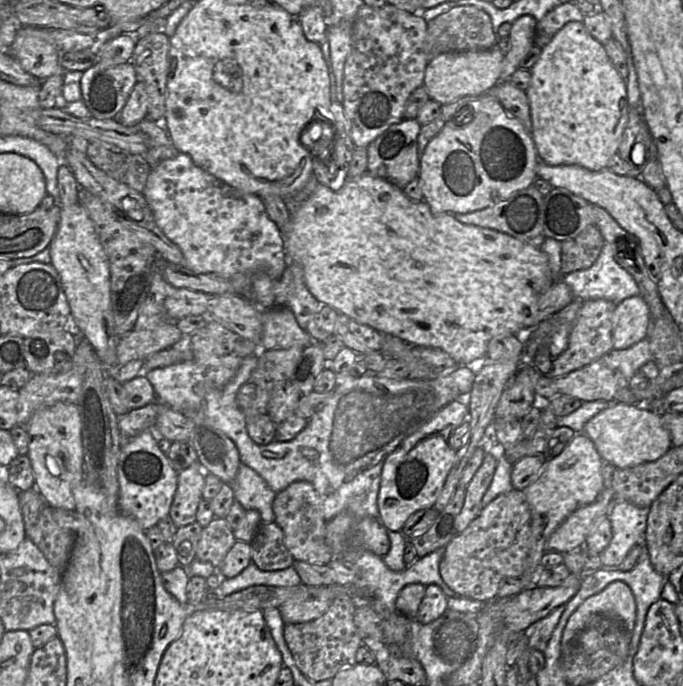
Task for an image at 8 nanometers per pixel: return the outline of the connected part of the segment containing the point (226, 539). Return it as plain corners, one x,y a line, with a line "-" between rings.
214,518
201,532
195,559
219,568
236,541
226,518

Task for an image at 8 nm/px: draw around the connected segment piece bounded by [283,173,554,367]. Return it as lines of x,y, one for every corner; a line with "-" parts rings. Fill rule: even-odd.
368,173
356,179
347,179
342,189
337,192
318,184
313,194
291,214
283,234
289,262
297,262
301,265
309,291
323,305
332,307
383,335
398,337
418,347
441,349
460,366
485,365
488,361
488,343
492,338
500,335
523,334
524,321
529,316
530,307
554,284
548,257
540,248
496,230
462,224
447,213
433,214
426,202
413,201
394,184
372,177

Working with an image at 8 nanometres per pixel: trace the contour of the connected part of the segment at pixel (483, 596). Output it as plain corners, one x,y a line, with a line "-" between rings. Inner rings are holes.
513,489
483,507
479,516
446,545
439,566
441,578
458,596
482,602
494,600
505,578
523,574
531,540
531,511
525,492

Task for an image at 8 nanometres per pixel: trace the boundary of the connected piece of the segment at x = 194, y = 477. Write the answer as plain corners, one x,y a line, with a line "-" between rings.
198,463
178,473
177,489
168,514
177,528
196,521
197,509
203,499
205,476

